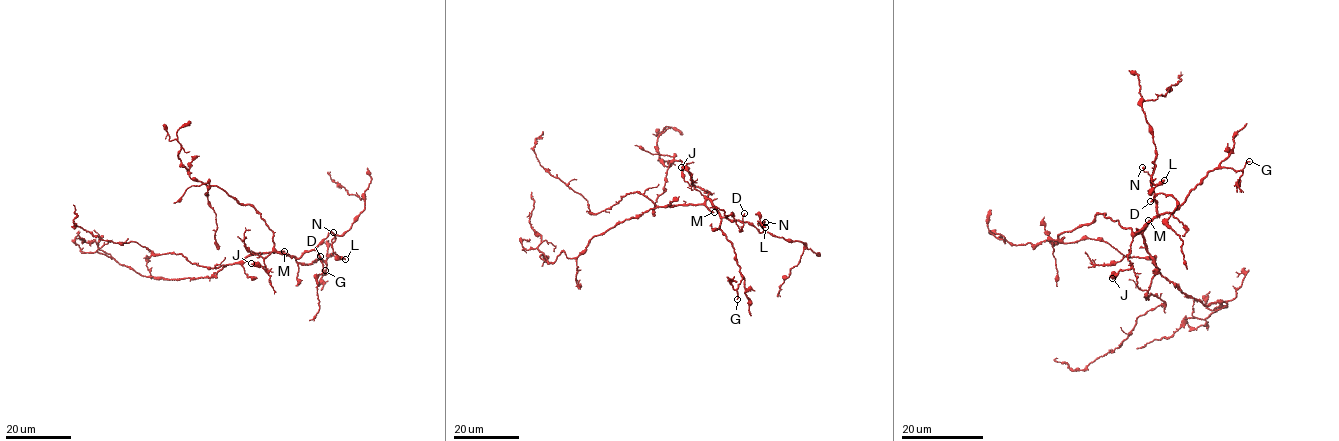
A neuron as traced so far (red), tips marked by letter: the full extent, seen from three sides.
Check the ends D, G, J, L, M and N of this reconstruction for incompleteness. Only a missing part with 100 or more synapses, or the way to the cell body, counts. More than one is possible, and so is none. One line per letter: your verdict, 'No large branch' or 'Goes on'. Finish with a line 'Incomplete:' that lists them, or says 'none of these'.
D: No large branch
G: No large branch
J: No large branch
L: No large branch
M: Goes on
N: No large branch
Incomplete: M

